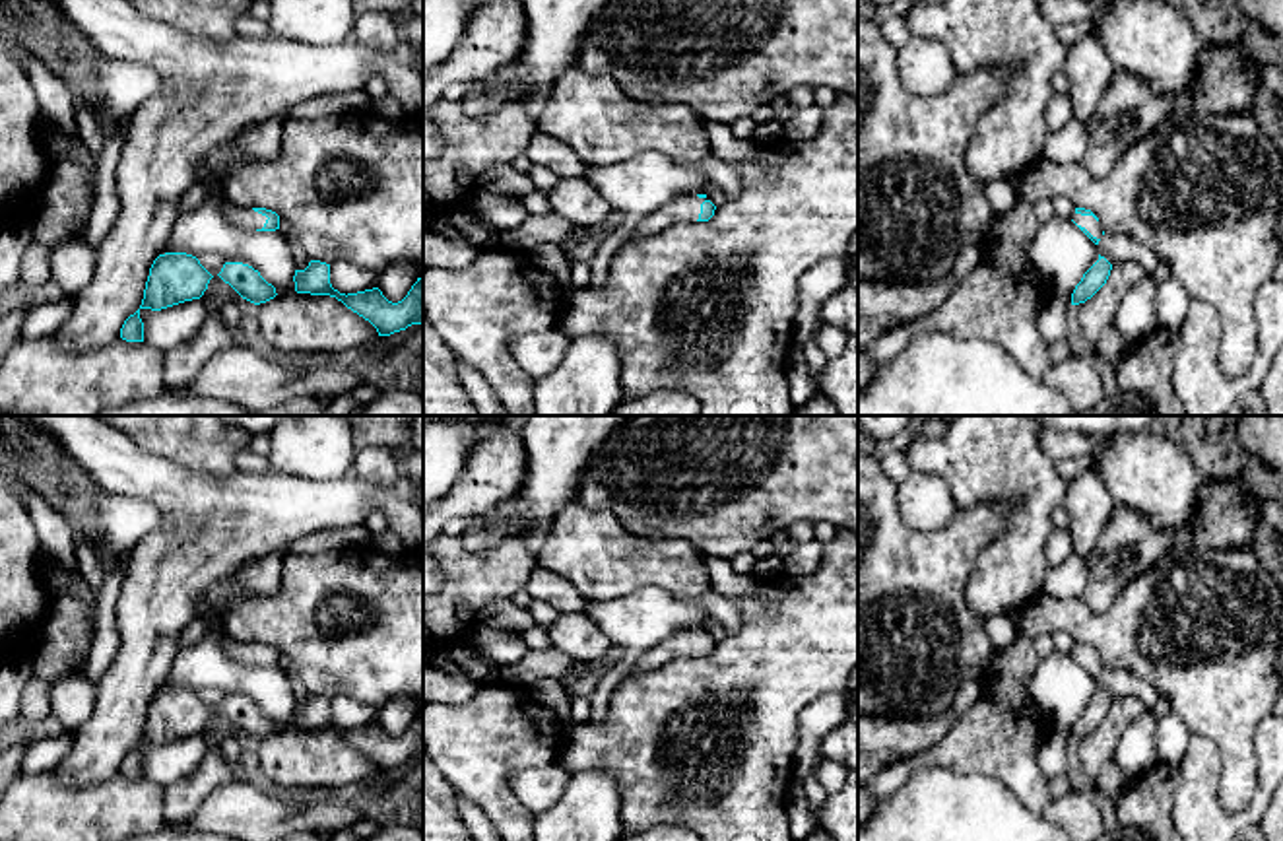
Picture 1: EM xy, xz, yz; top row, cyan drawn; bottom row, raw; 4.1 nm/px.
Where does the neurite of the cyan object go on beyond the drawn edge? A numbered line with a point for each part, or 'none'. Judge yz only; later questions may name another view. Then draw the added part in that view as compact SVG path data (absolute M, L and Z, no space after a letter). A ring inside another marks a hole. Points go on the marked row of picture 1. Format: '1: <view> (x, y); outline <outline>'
1: yz (1087, 222); outline M1073 212L1071 219L1077 225L1085 227L1093 237L1097 237L1097 239L1102 237L1102 227L1101 227L1101 223L1093 216L1081 216L1081 214Z

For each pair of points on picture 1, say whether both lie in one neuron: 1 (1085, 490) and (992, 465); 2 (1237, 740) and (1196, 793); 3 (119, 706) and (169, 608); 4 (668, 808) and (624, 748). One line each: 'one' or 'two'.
1: two
2: two
3: one
4: one

